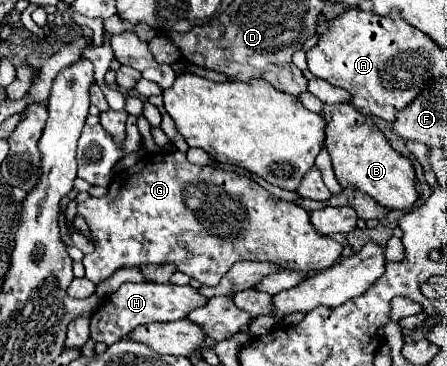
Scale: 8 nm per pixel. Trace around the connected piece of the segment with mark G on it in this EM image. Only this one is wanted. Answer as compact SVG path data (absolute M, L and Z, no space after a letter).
M180 150L140 158L136 166L128 168L116 178L116 184L108 188L104 198L88 198L86 202L78 204L78 216L86 220L92 236L98 240L94 252L86 254L82 260L86 278L94 284L104 282L122 266L172 262L192 280L206 286L216 286L224 278L226 270L240 260L266 260L288 270L318 272L330 268L342 252L342 246L336 240L316 234L316 230L310 226L310 214L302 206L274 198L248 176L190 164Z

